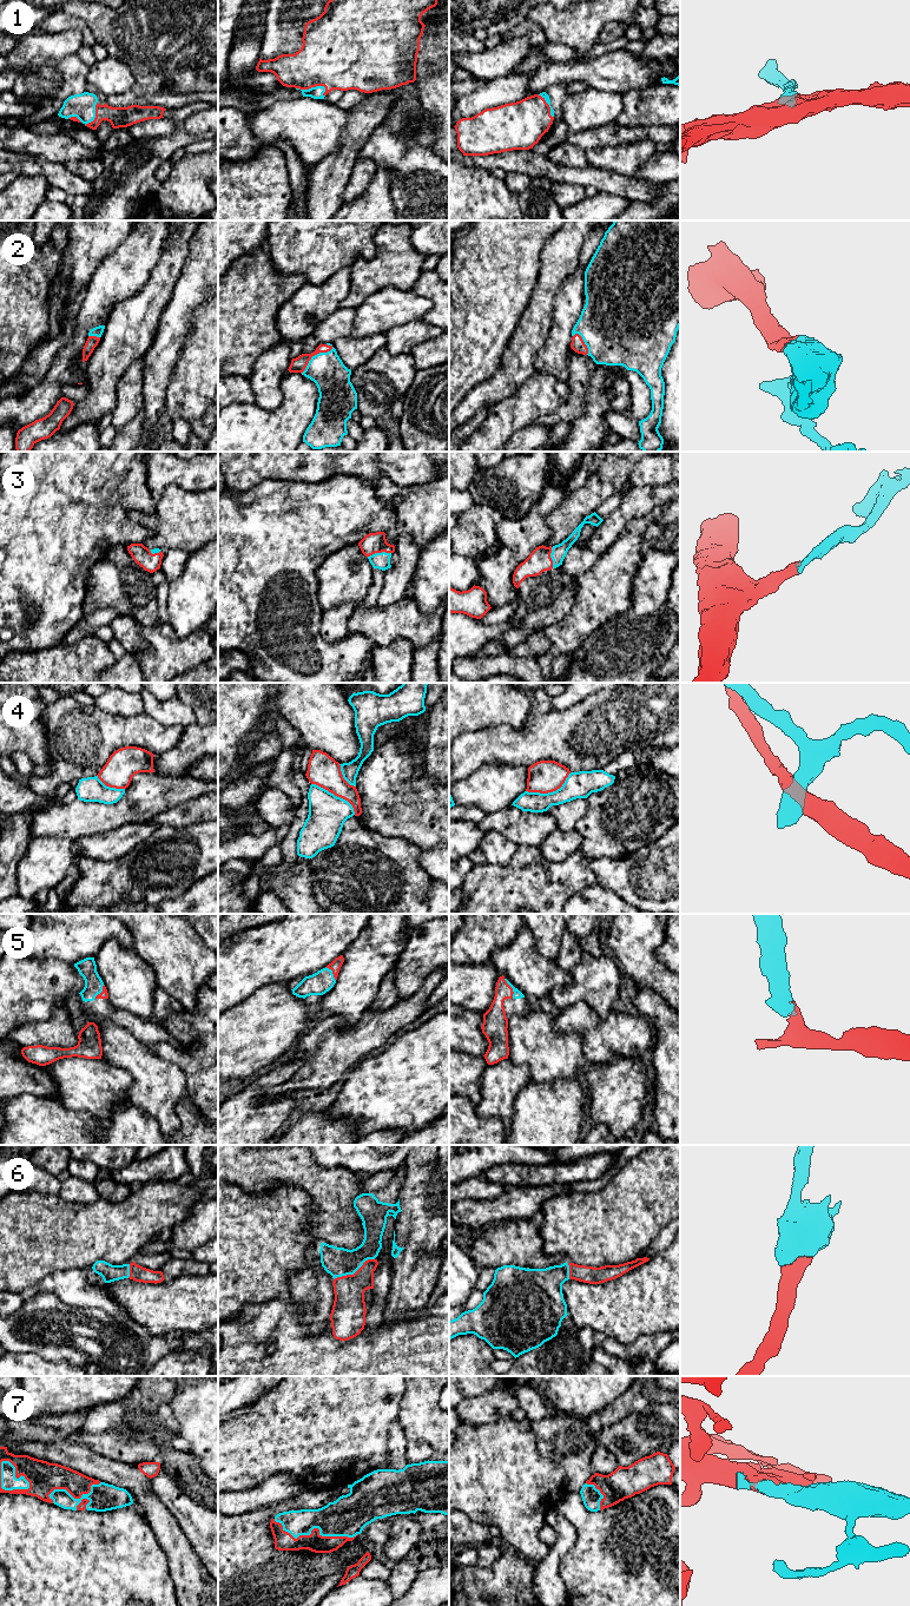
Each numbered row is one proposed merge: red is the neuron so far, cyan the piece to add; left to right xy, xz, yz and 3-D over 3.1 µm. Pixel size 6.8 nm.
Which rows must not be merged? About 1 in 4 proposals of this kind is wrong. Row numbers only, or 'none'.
4

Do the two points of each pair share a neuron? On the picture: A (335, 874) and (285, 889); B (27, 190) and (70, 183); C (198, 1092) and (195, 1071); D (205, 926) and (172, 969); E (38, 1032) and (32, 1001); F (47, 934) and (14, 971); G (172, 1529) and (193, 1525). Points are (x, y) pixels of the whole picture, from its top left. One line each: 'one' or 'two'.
A: two
B: two
C: one
D: two
E: two
F: two
G: two

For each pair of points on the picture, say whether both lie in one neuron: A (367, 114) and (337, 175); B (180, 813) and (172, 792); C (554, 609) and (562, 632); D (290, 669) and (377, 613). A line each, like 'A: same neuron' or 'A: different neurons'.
A: same neuron
B: different neurons
C: different neurons
D: different neurons

